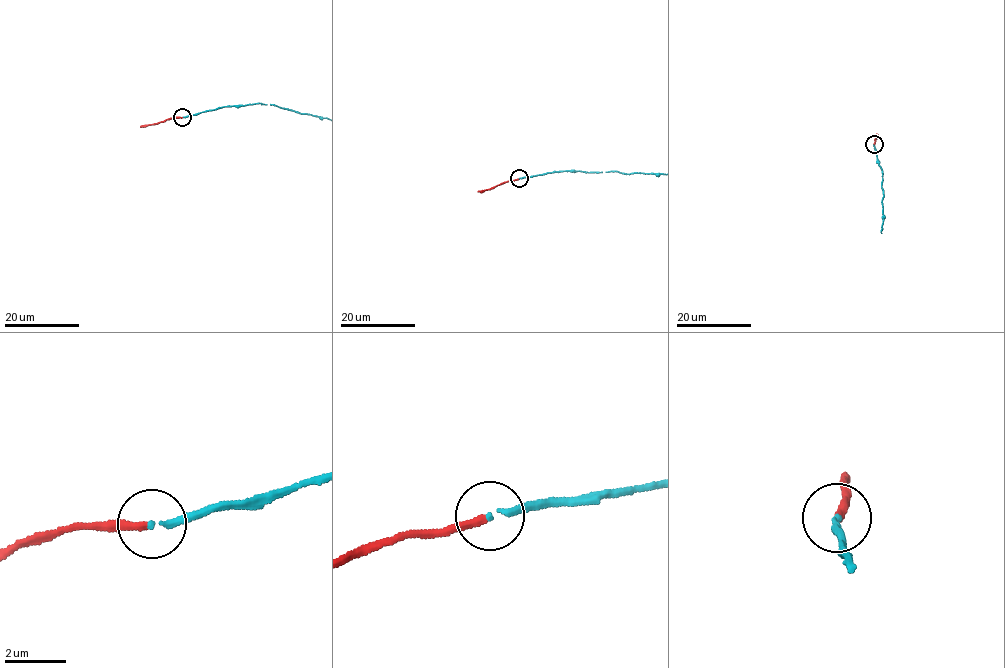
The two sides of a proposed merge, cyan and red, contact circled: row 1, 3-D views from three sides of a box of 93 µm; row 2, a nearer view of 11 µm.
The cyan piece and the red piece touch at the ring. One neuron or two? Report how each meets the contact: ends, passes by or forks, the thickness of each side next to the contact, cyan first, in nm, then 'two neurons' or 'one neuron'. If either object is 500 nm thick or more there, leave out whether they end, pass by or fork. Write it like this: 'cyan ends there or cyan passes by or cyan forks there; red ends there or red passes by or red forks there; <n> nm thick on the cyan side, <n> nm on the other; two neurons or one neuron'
cyan ends there; red ends there; 200 nm thick on the cyan side, 240 nm on the other; one neuron

